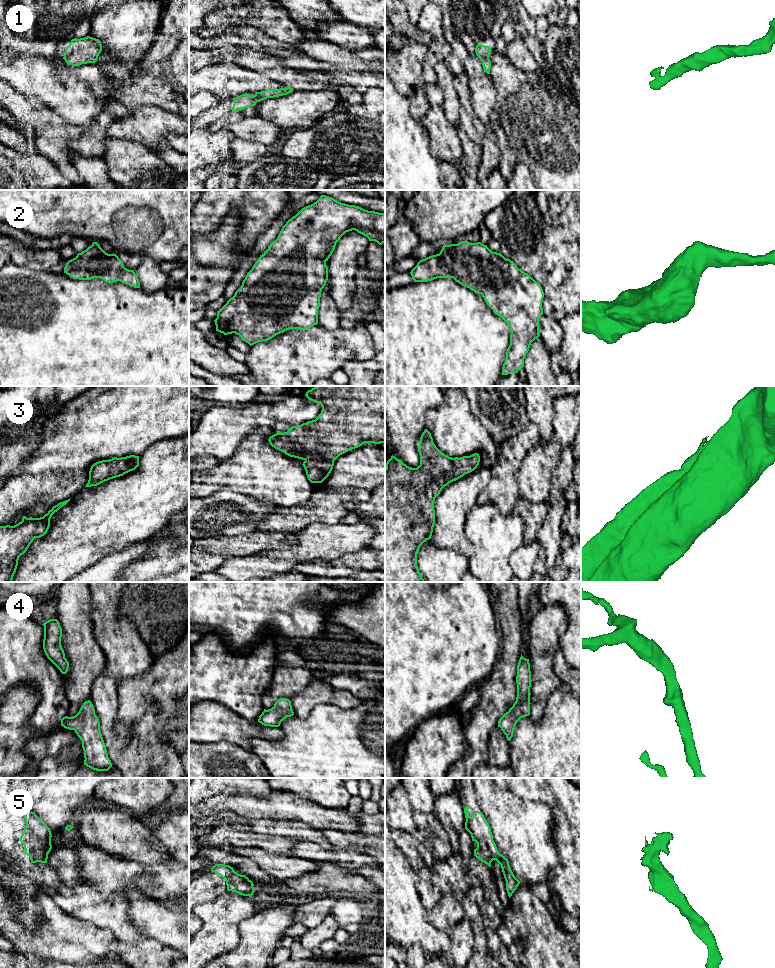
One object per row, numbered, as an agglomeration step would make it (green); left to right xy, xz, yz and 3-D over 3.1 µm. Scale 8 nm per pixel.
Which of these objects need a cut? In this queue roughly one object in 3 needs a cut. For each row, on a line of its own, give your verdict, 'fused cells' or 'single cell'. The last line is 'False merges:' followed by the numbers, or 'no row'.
1: single cell
2: single cell
3: single cell
4: single cell
5: single cell
False merges: no row

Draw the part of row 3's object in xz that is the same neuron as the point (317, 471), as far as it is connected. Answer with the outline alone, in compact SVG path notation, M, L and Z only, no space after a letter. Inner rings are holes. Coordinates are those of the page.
M316 386L308 390L305 396L321 404L319 416L292 426L287 432L277 432L268 441L286 455L302 459L311 483L322 483L340 455L364 443L385 443L385 386Z

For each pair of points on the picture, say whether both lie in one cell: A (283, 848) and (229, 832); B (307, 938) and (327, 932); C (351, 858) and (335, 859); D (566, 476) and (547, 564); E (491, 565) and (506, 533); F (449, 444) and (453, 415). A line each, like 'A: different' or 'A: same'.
A: same
B: same
C: same
D: same
E: same
F: same

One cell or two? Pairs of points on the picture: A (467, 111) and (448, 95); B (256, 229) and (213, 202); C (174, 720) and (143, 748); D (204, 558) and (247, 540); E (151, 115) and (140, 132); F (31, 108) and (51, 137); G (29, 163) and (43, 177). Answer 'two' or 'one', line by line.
A: two
B: one
C: two
D: one
E: one
F: one
G: one

